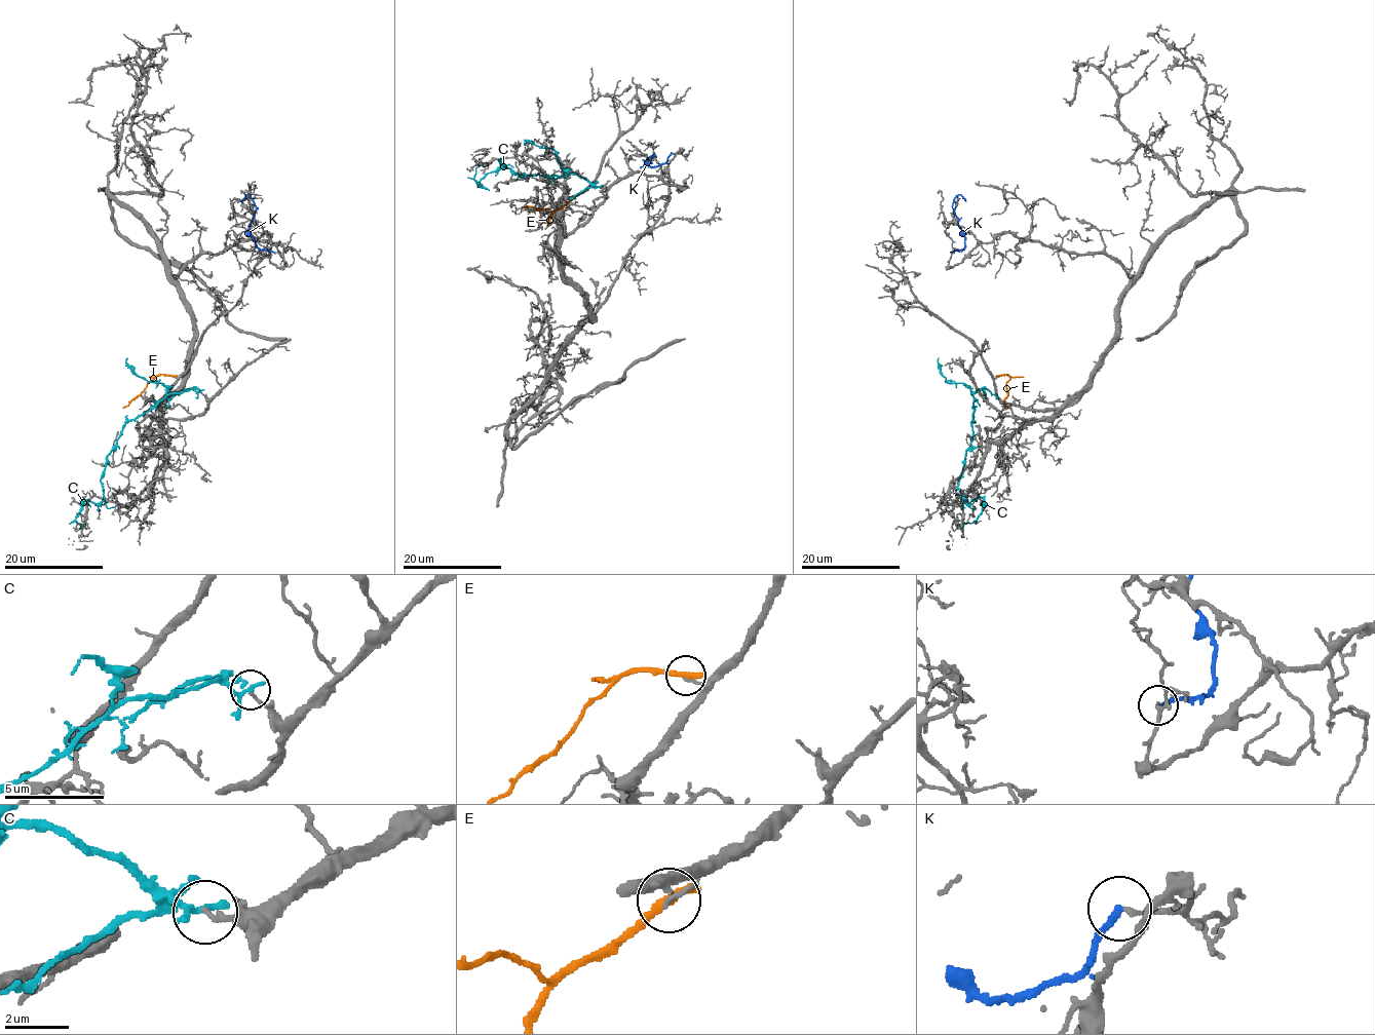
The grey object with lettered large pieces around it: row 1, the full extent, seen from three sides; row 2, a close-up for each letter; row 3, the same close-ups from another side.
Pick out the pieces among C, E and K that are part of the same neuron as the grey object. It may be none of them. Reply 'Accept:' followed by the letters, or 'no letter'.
Accept: no letter

